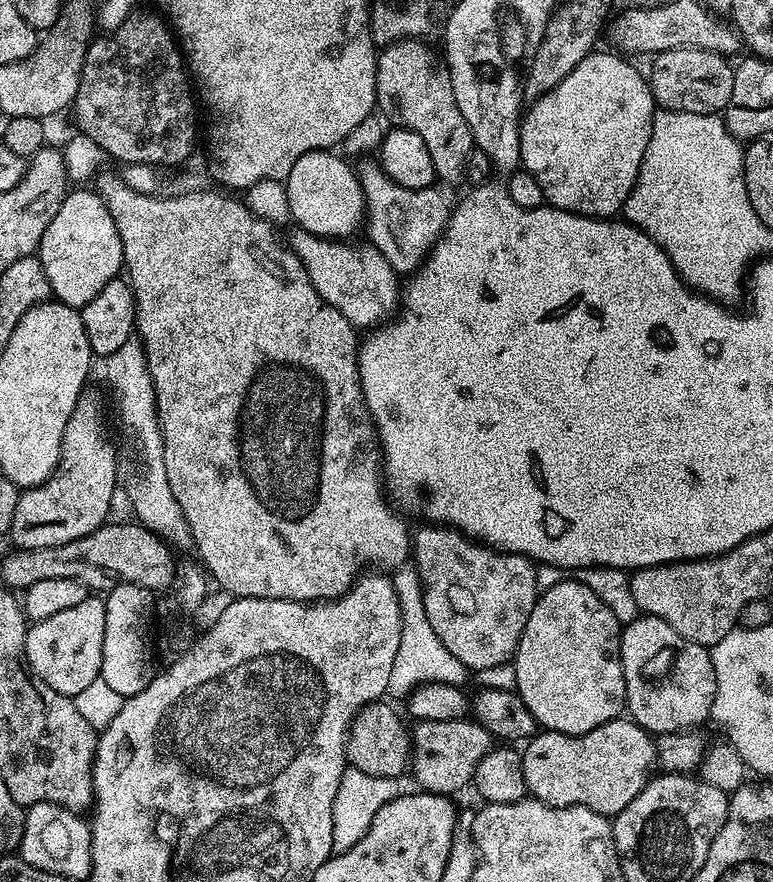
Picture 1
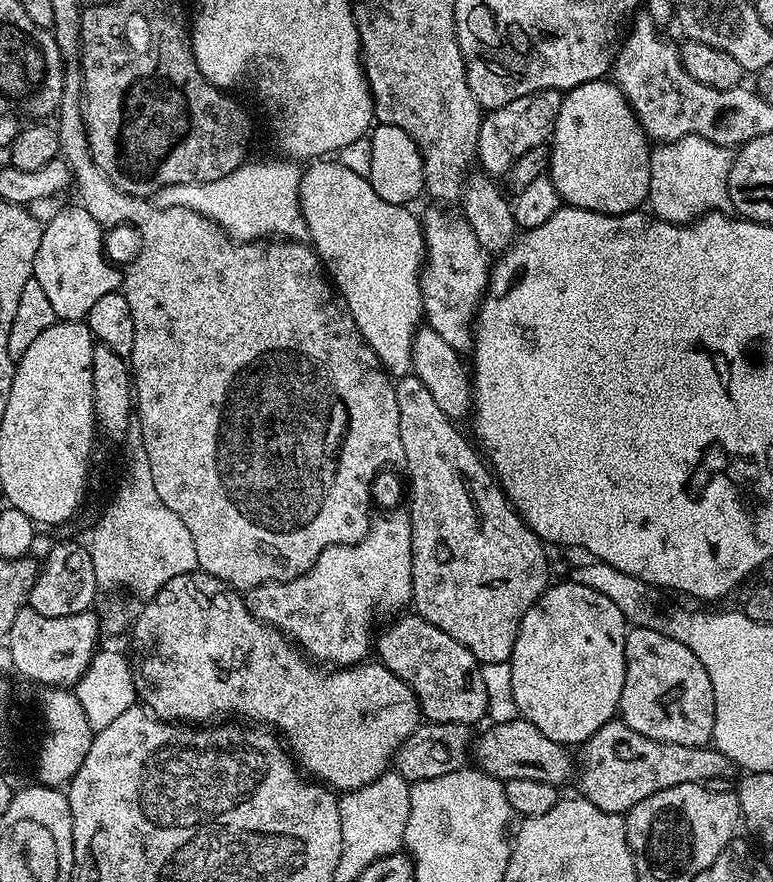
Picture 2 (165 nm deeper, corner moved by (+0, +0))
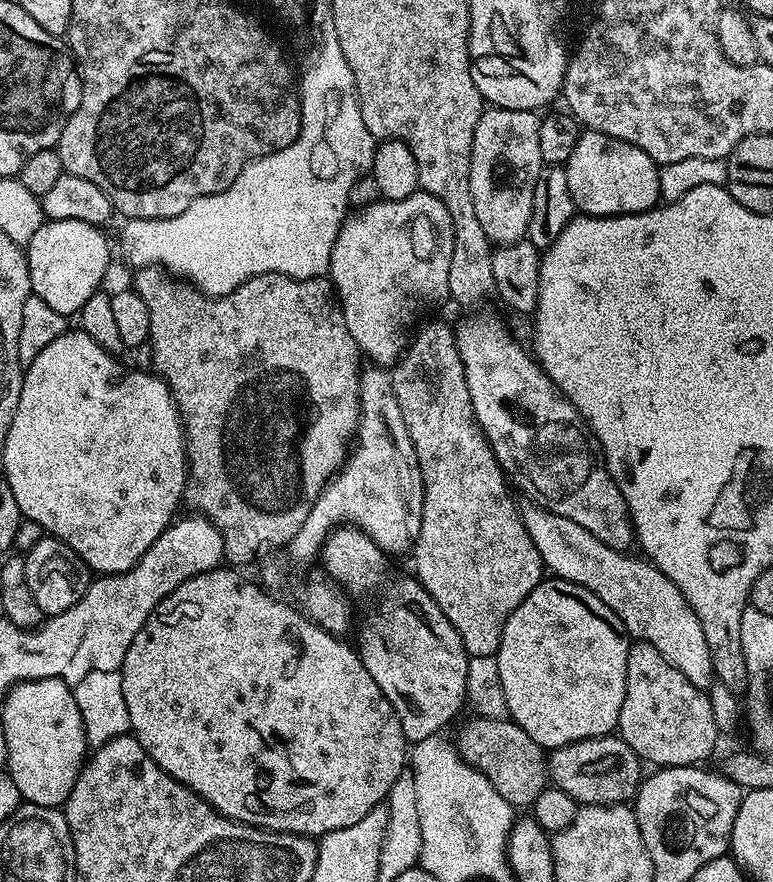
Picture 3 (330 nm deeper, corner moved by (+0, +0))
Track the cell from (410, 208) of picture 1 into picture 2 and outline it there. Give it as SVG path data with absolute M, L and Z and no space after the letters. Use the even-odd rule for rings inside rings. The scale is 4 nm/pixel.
M432 208L422 216L424 231L424 255L426 263L420 273L423 319L427 327L434 329L456 352L471 349L473 324L478 315L480 301L488 289L490 253L478 242L474 230L463 215L440 213Z

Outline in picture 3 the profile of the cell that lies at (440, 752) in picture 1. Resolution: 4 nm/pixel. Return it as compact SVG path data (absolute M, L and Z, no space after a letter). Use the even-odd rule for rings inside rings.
M619 735L595 736L570 742L547 753L548 779L551 787L566 790L577 805L623 804L631 801L640 789L642 761Z

